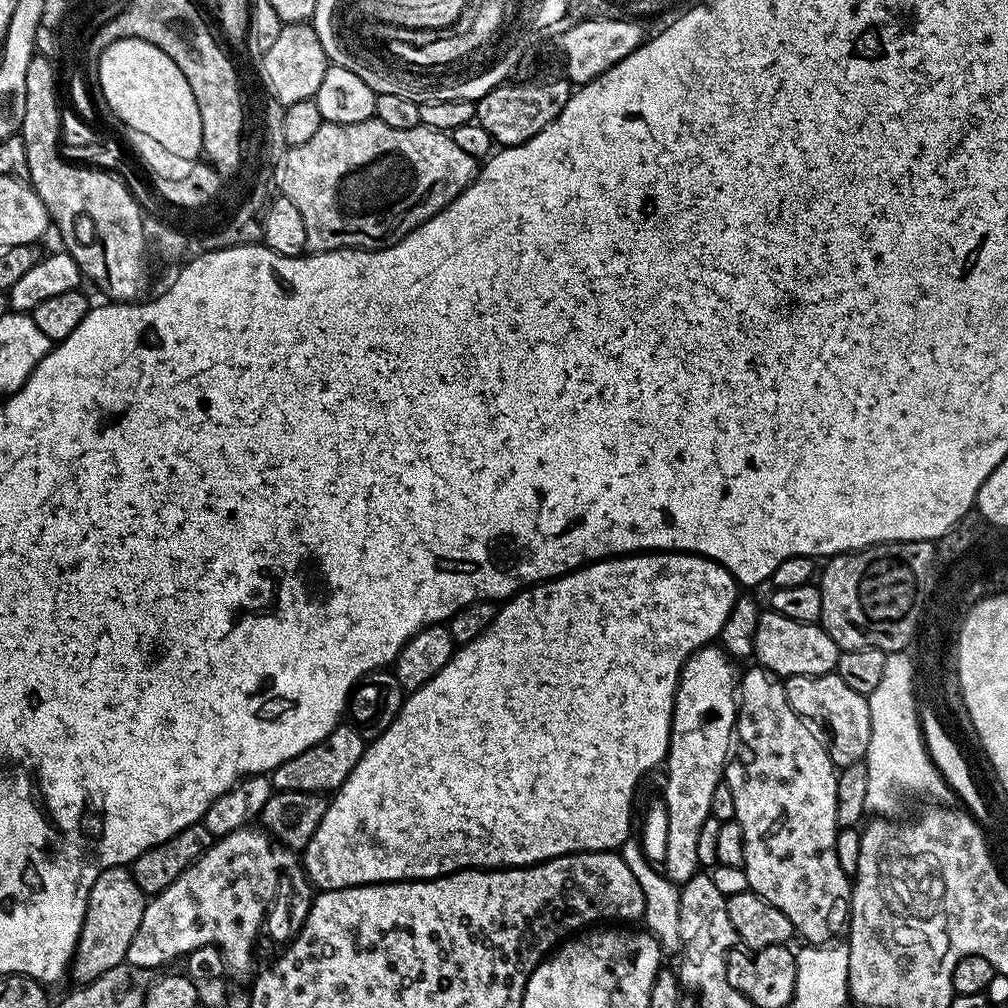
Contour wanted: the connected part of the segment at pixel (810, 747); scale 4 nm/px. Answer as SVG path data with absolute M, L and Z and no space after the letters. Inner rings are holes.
M752 666L748 673L743 673L742 679L738 684L738 715L736 718L736 731L734 733L734 743L730 749L730 759L724 769L723 779L730 788L730 792L734 798L734 810L736 811L735 820L742 826L742 834L744 835L744 845L746 846L746 858L742 875L748 879L747 887L758 893L762 899L773 904L778 910L782 910L782 914L786 914L786 918L790 918L793 929L797 933L800 932L805 936L807 943L812 946L823 946L831 944L837 938L845 935L846 929L850 923L850 913L852 910L852 890L853 881L842 870L842 866L838 862L838 854L836 853L836 833L838 825L836 822L836 777L838 769L833 764L825 741L815 736L817 733L806 723L804 717L800 716L790 706L790 702L784 693L784 686L781 677L775 672L770 672L766 668Z

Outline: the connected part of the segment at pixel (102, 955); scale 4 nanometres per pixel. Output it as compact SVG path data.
M127 867L105 868L102 874L98 874L88 895L86 914L70 965L70 976L76 979L77 985L88 984L106 974L106 970L114 970L114 966L127 961L130 942L134 942L134 934L138 934L138 922L142 922L145 903L144 892L138 882L134 882Z

